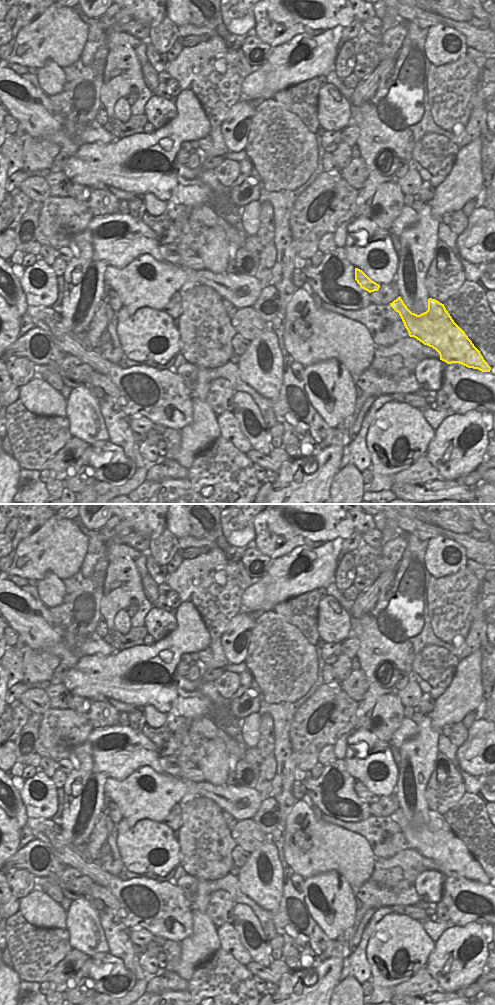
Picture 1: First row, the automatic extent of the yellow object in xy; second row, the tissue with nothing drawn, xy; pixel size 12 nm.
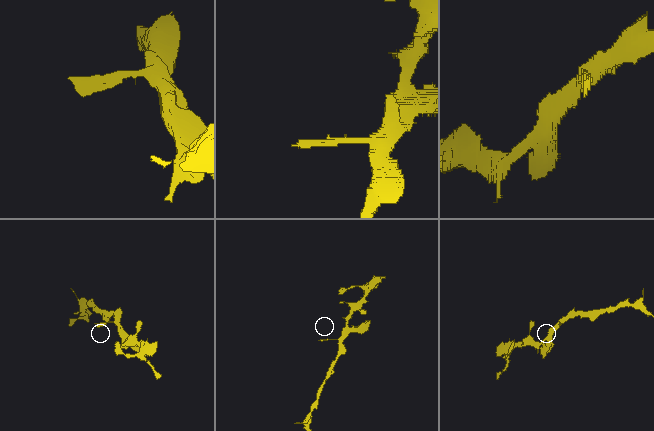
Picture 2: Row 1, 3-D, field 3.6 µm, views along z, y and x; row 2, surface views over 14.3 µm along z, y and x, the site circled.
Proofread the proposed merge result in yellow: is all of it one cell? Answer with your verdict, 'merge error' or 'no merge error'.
no merge error

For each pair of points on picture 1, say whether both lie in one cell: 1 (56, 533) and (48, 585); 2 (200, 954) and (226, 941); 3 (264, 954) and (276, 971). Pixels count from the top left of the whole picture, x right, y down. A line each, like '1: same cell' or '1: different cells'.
1: different cells
2: different cells
3: different cells

